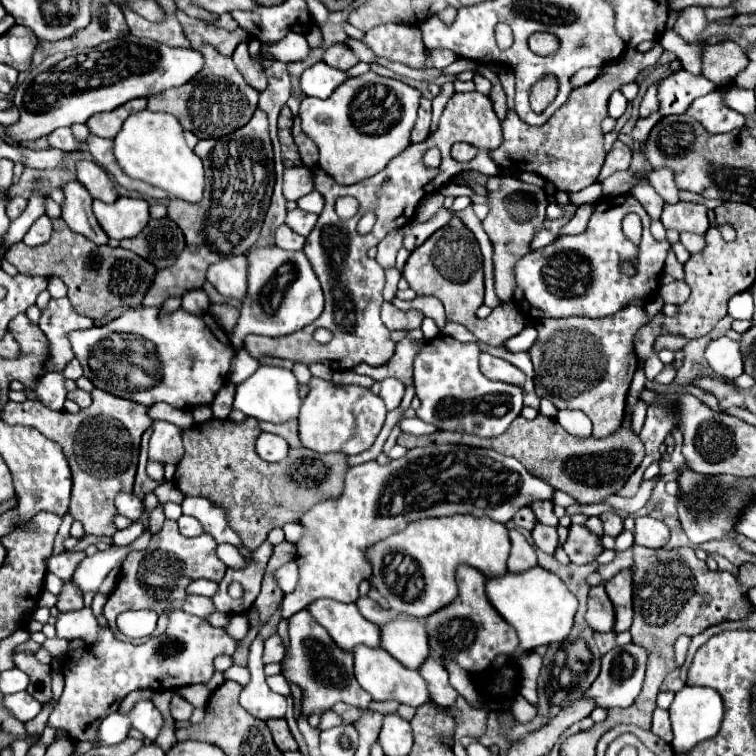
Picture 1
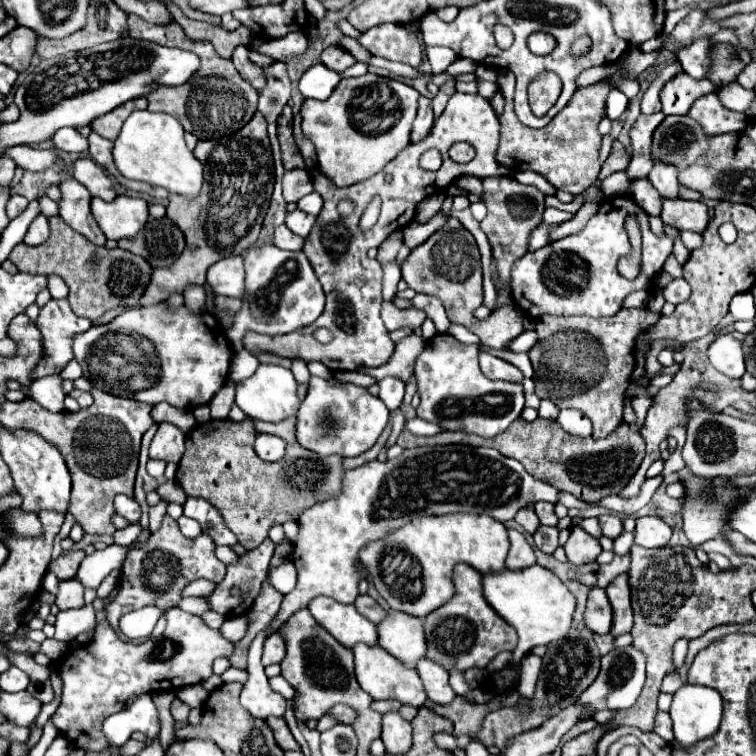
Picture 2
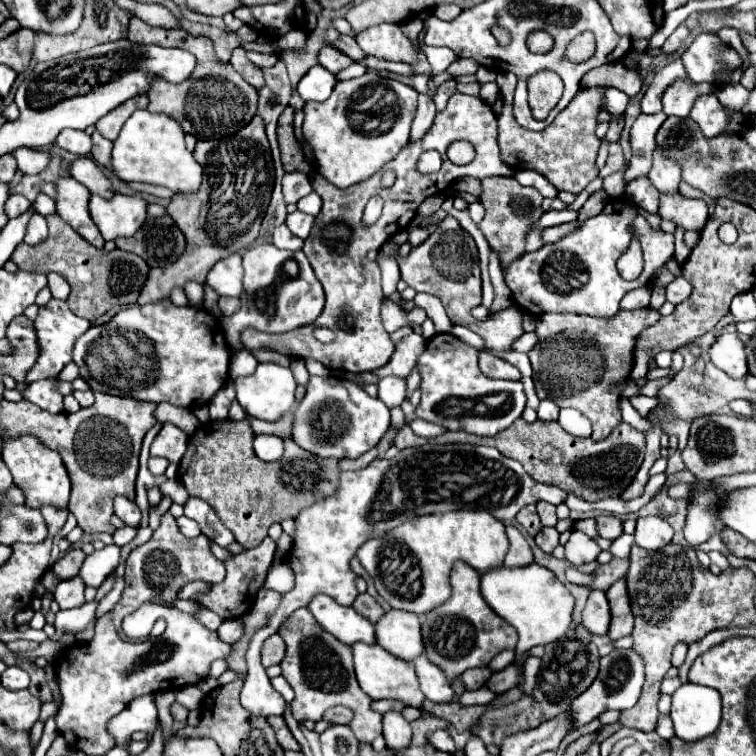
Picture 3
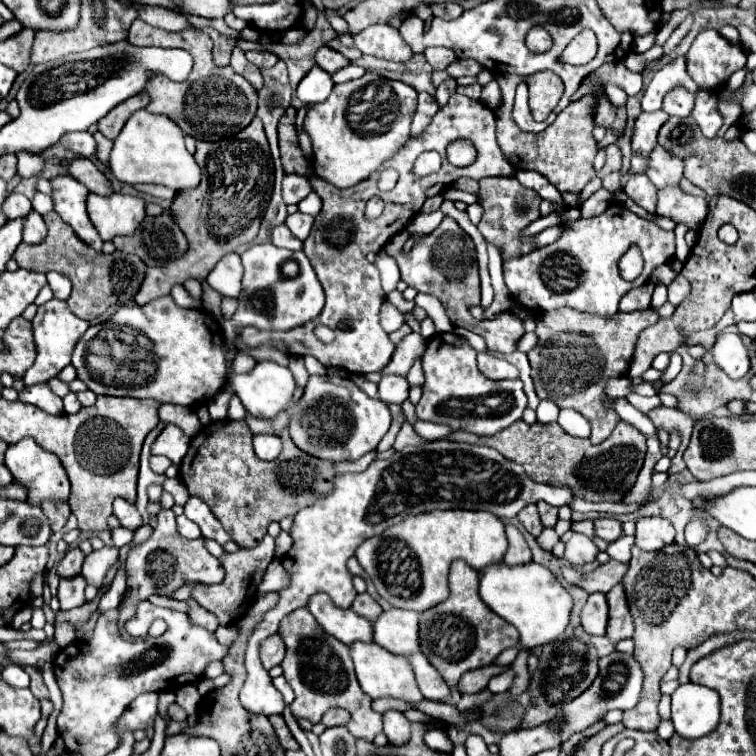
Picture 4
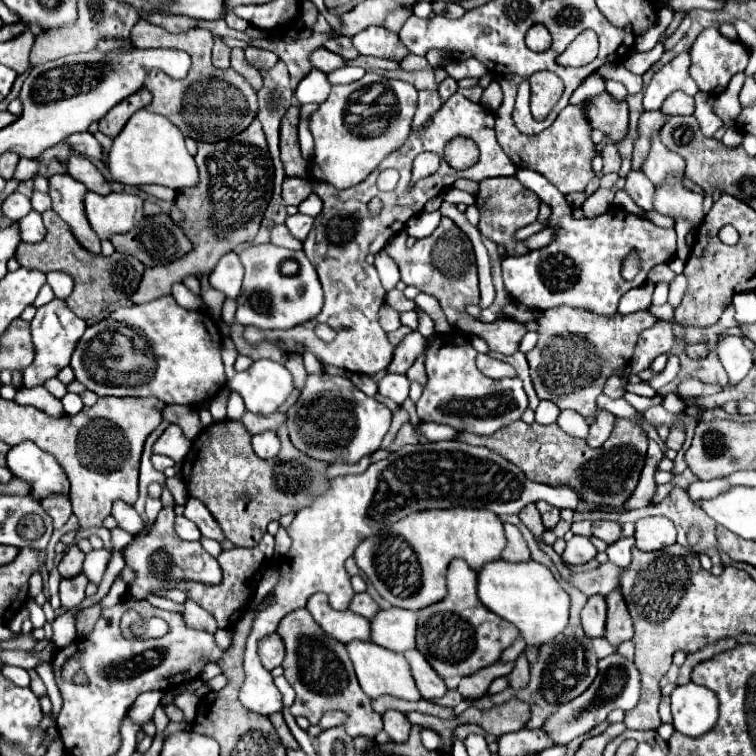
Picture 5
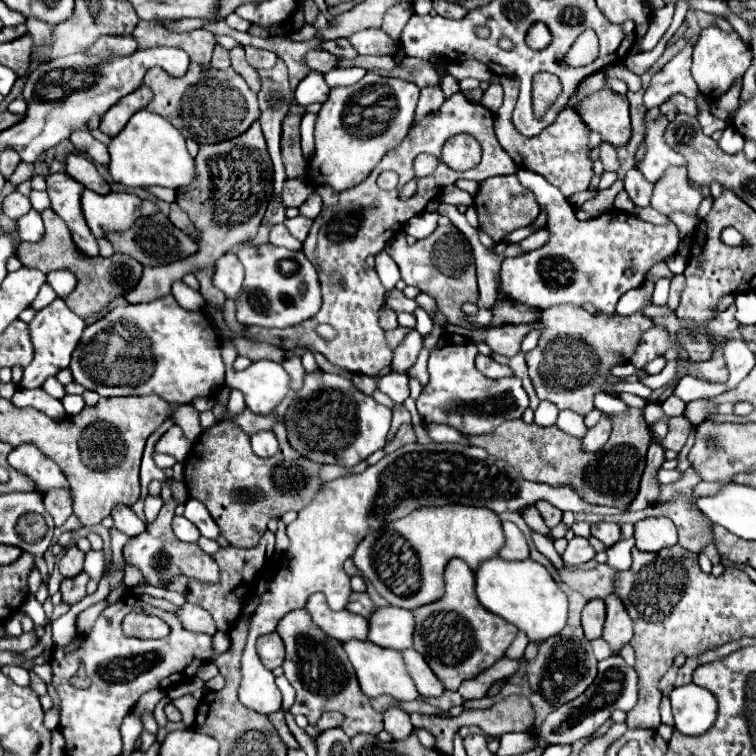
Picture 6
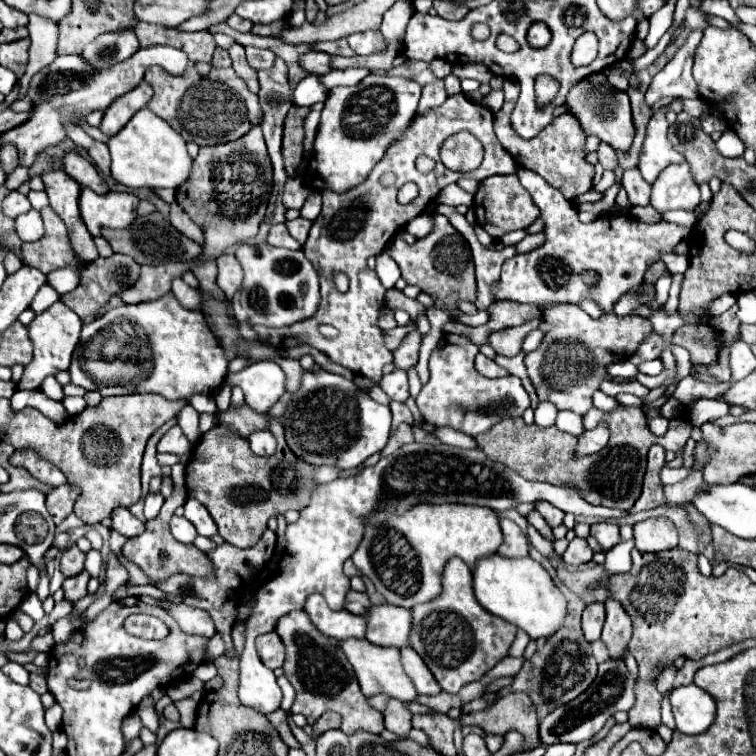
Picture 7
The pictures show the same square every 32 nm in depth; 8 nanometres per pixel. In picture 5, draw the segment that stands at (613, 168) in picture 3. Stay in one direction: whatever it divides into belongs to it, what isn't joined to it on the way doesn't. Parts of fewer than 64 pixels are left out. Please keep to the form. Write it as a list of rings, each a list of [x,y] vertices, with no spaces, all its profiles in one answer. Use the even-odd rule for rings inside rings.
[[[606,144],[602,146],[600,150],[600,156],[604,160],[604,174],[608,172],[618,172],[620,170],[620,156],[618,156],[618,150],[616,150],[616,144]]]

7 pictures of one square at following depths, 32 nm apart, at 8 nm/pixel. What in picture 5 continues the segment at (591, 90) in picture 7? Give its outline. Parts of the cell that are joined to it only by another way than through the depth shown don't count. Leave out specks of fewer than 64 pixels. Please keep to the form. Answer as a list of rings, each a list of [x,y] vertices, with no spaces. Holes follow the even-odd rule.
[[[606,90],[588,98],[584,104],[586,120],[594,130],[604,132],[614,144],[622,142],[628,136],[628,104],[612,98]]]

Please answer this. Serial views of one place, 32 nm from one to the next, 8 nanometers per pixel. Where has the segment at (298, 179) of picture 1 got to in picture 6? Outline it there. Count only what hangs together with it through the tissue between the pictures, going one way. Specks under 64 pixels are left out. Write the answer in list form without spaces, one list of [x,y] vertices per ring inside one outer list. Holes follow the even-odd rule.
[[[294,178],[294,180],[286,180],[284,182],[284,190],[282,190],[282,202],[284,206],[294,206],[294,208],[300,208],[306,198],[310,196],[312,188],[308,184],[304,184],[302,180]]]

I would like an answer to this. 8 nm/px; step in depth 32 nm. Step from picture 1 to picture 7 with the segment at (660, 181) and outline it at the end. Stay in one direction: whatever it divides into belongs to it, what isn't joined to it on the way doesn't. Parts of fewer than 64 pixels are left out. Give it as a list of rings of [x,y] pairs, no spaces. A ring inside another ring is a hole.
[[[682,100],[672,102],[666,108],[660,108],[648,122],[648,132],[644,138],[644,146],[640,152],[640,164],[638,170],[642,172],[642,178],[646,182],[654,182],[660,174],[660,170],[664,170],[664,166],[668,166],[670,162],[682,162],[684,156],[678,154],[674,150],[674,146],[668,140],[668,120],[666,120],[666,112],[682,112]]]

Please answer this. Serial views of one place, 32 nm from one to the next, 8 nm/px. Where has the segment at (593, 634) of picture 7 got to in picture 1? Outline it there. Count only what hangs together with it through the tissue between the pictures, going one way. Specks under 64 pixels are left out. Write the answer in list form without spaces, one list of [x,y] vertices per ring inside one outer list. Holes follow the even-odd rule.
[[[604,586],[590,588],[586,622],[594,632],[610,632],[614,626],[614,606],[608,600]]]

